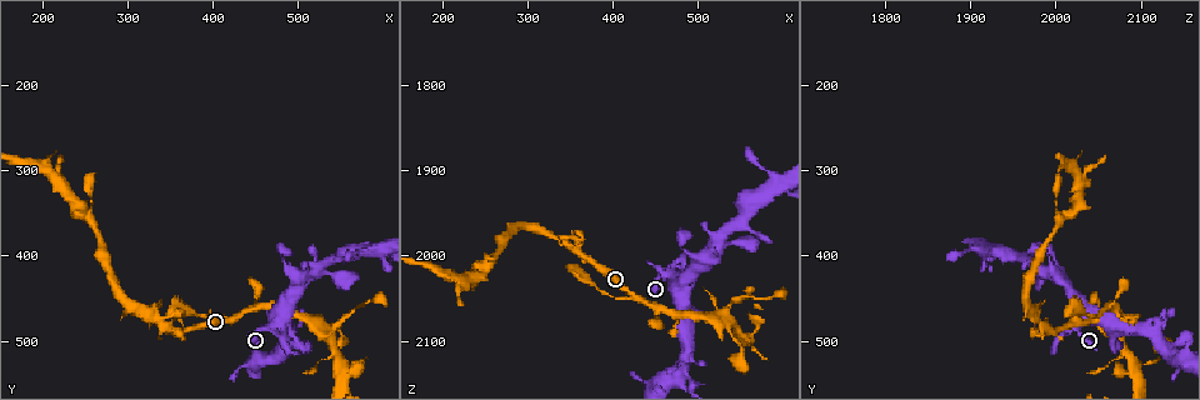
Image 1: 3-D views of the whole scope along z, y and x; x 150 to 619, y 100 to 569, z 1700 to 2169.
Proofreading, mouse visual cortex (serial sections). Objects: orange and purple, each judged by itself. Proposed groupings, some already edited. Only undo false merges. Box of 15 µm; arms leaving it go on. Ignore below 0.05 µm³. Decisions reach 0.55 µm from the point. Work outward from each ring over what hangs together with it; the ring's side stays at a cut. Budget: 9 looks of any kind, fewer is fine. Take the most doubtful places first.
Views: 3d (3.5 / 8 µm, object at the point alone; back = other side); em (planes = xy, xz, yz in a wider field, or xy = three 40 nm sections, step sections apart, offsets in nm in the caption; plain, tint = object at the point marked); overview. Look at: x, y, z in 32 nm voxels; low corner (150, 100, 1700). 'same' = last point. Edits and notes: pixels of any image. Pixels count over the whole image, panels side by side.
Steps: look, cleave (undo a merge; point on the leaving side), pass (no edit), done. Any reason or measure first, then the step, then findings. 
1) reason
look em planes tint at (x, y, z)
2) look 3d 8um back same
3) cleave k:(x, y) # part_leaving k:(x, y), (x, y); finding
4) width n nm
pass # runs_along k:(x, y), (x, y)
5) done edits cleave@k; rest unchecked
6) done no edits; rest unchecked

thick turns thin
look 3d 3.5um at (255, 325, 2000)

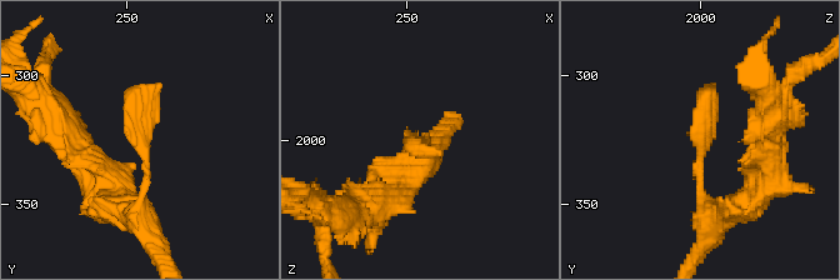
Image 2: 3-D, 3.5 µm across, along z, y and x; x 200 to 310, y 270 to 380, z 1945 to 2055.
pass # runs_along 2:(141, 223), (145, 153), (138, 106), (160, 84); one cell here

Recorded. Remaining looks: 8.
look 3d 3.5um at (365, 465, 2025)

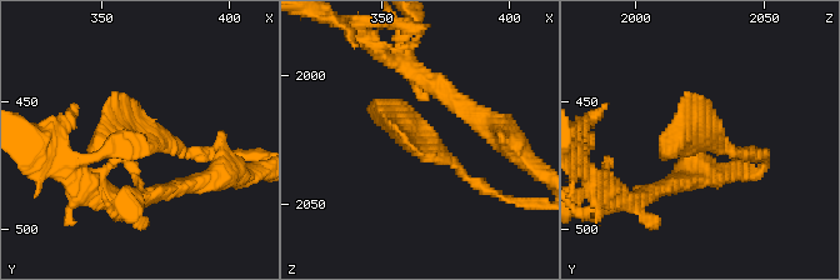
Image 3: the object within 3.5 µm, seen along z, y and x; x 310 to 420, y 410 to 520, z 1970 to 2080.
look em xy step 1 tint at (365, 464, 2026)

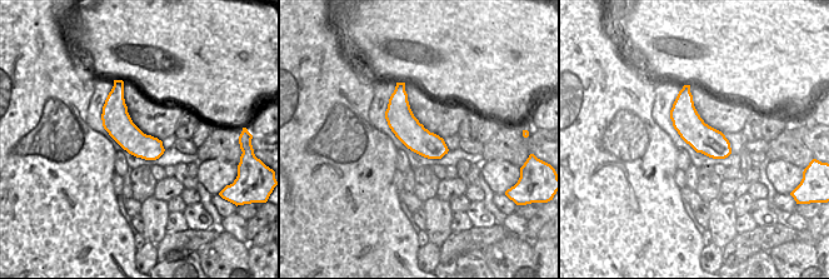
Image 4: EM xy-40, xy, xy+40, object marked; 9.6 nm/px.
pass # runs_along 3:(485, 189), (398, 121), (370, 113); one cell here

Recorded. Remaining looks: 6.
sharp bend
look 3d 3.5um at (585, 390, 1915)

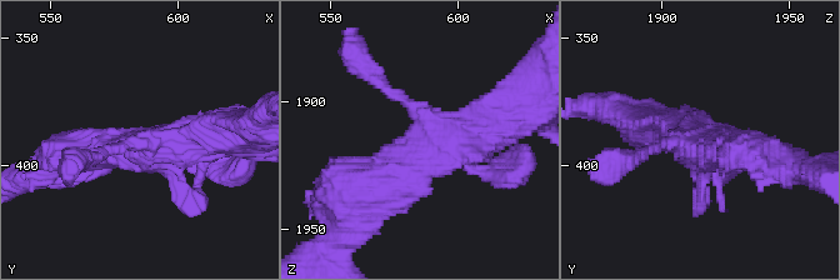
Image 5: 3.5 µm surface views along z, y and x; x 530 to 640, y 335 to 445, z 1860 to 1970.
look em xy step 5 tint at (588, 395, 1916)

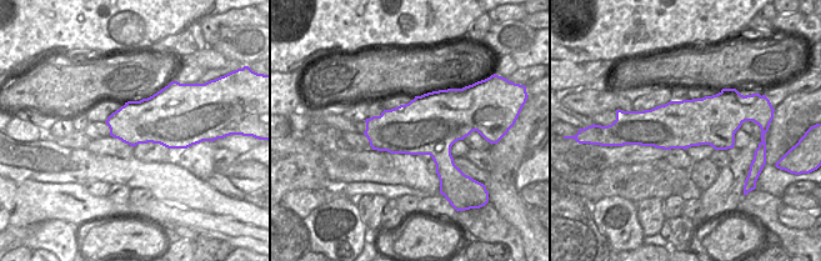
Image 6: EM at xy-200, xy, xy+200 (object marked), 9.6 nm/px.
pass # runs_along 5:(360, 195), (503, 115); one cell here

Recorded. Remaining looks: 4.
thin neck
look 3d 3.5um at (480, 400, 1995)

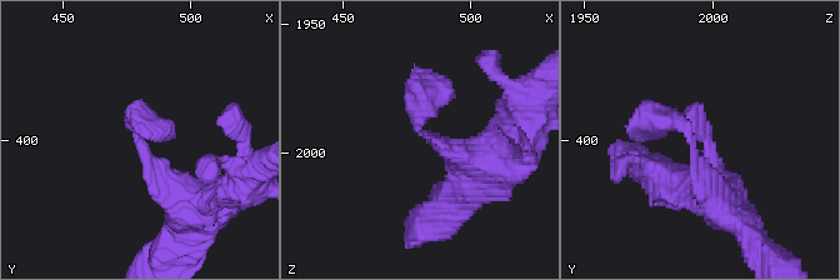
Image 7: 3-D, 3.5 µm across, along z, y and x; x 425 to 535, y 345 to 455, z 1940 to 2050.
shape alone is not enough
look em planes tint at (479, 399, 1992)

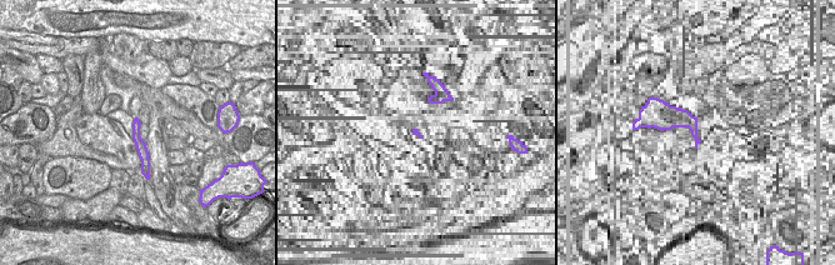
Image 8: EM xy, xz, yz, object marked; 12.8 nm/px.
pass # runs_along 7:(718, 203), (689, 130), (656, 123), (656, 138); one cell here

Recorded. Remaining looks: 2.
done no edits; rest unchecked

